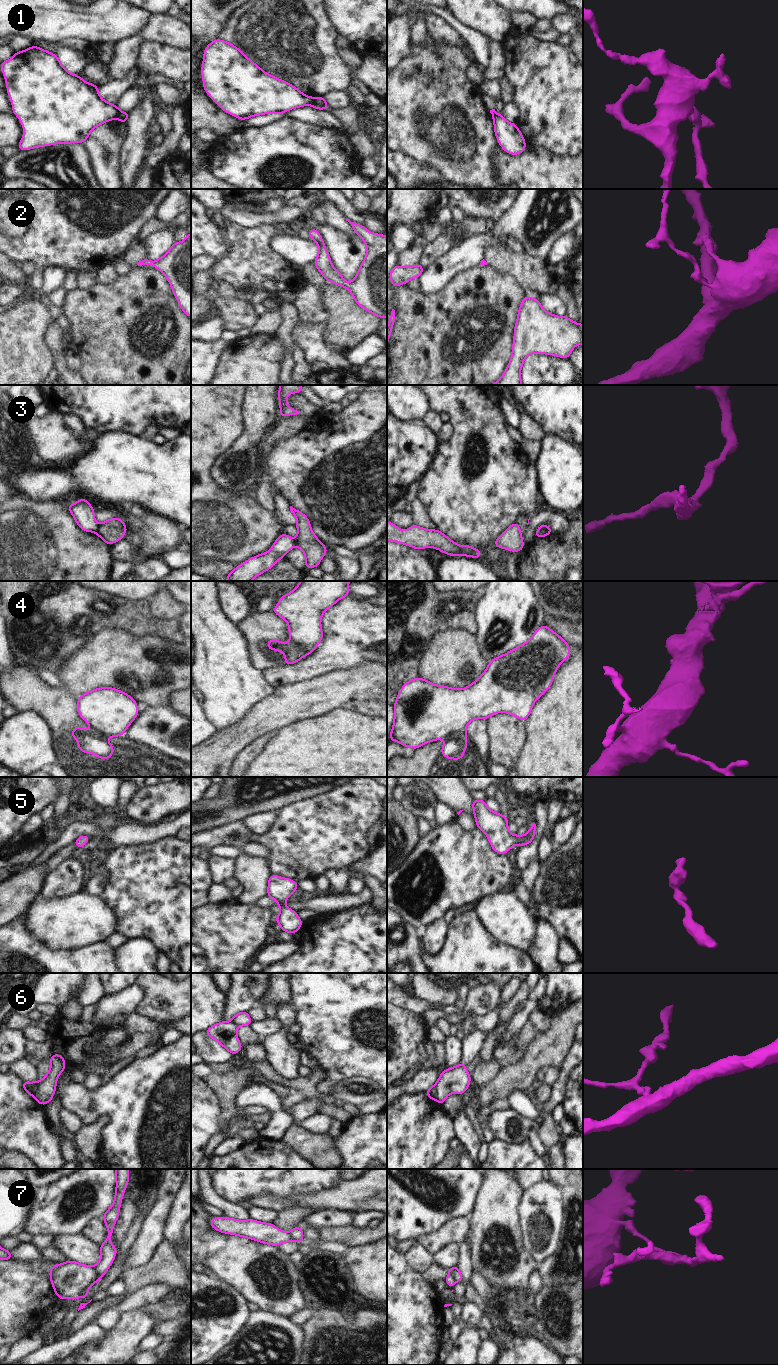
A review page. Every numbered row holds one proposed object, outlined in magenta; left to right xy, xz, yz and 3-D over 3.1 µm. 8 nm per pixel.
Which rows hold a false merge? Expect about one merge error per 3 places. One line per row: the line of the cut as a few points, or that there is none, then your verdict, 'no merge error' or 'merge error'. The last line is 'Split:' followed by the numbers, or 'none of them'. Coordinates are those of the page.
1: cut xz (315, 98), (310, 104); merge error
2: cut none; no merge error
3: cut xy (99, 524), (95, 531); merge error
4: cut xz (290, 637), (303, 647), (307, 654); merge error
5: cut none; no merge error
6: cut xy (38, 1081), (35, 1091), (36, 1100); merge error
7: cut xy (93, 1267), (97, 1278), (92, 1279), (77, 1296); merge error
Split: 1, 3, 4, 6, 7

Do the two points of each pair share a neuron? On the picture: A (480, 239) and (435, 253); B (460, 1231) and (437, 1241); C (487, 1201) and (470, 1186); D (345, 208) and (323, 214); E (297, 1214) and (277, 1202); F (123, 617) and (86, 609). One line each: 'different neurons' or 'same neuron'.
A: different neurons
B: same neuron
C: different neurons
D: different neurons
E: different neurons
F: same neuron

